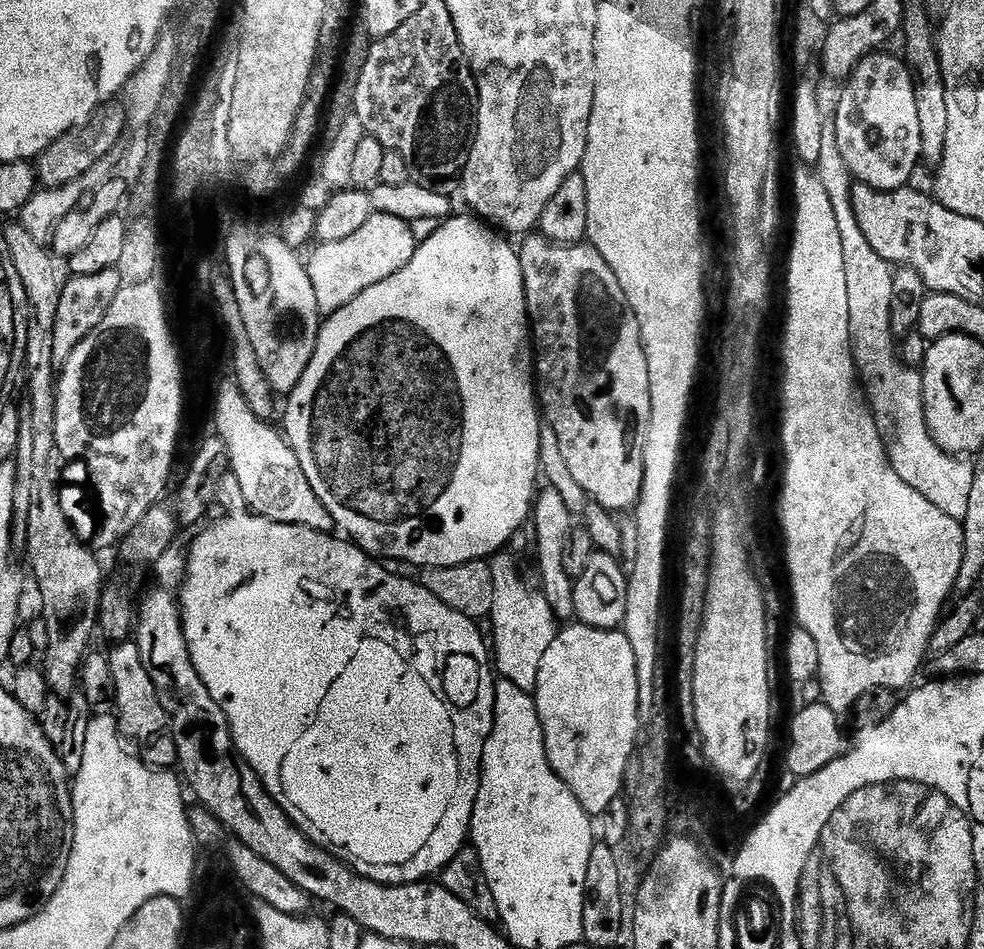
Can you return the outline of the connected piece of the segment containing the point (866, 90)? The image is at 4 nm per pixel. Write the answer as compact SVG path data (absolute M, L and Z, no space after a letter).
M888 50L870 52L857 62L856 68L843 84L840 101L836 104L834 131L838 150L842 150L848 171L859 183L869 184L878 191L894 191L905 187L916 172L916 164L921 163L922 154L922 129L918 127L918 109L914 103L914 86L908 65L899 55L891 56Z

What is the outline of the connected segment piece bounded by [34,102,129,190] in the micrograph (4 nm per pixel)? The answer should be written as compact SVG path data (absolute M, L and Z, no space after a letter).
M113 102L96 109L83 126L55 140L38 157L34 164L37 181L43 187L45 184L49 190L55 190L82 178L86 170L90 170L98 162L102 162L102 158L113 155L117 151L116 143L119 142L124 128L128 127L128 114L123 103Z

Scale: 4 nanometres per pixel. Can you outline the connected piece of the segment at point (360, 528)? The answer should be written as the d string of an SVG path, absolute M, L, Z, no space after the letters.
M453 214L453 215L451 215L451 216L449 216L449 217L448 217L448 219L447 219L447 220L445 220L445 221L443 221L443 223L441 223L441 224L440 224L440 225L439 225L439 226L436 226L436 227L433 227L433 228L436 228L436 229L434 229L434 230L433 230L433 232L432 232L432 233L430 233L430 234L429 234L429 236L428 236L428 237L426 237L426 238L425 238L425 240L424 240L424 237L423 237L423 239L421 239L421 240L420 240L420 241L419 241L419 243L417 243L417 245L416 245L416 253L415 253L415 254L414 254L414 258L410 258L410 262L406 262L406 266L402 266L402 270L398 270L398 274L390 274L390 278L386 278L386 279L385 279L385 280L383 280L383 281L382 281L382 282L378 282L378 283L377 283L377 284L375 284L375 285L374 285L374 286L370 286L370 290L362 290L362 294L358 294L358 298L354 298L354 302L350 302L350 303L349 303L349 304L347 304L347 305L346 305L346 306L342 306L342 310L338 310L338 311L337 311L337 312L335 312L335 314L334 314L334 315L333 315L333 316L329 316L329 317L327 317L327 319L325 319L325 320L324 320L324 321L323 321L323 323L321 323L321 326L320 326L320 333L319 333L319 334L318 334L318 346L314 346L314 358L310 358L310 366L306 366L306 372L305 372L305 373L304 373L304 374L302 374L302 378L298 378L298 386L294 386L294 390L293 390L293 391L292 391L292 392L289 392L289 393L287 393L287 396L286 396L286 400L288 400L288 405L286 405L286 406L285 406L285 408L284 408L284 428L283 428L283 427L282 427L282 432L283 432L283 435L284 435L284 436L285 436L285 437L286 437L286 439L287 439L287 441L288 441L288 444L289 444L289 446L291 446L291 448L292 448L292 449L293 449L293 450L294 450L294 454L295 454L295 455L296 455L296 457L297 457L297 458L298 458L298 462L299 462L299 463L300 463L300 465L301 465L301 466L302 466L302 474L306 474L306 482L310 482L310 490L314 490L314 494L315 494L315 495L316 495L316 497L317 497L317 498L318 498L318 502L322 502L322 506L326 506L326 510L327 510L327 511L328 511L328 512L329 512L329 514L331 514L331 516L332 516L332 522L333 522L333 525L335 525L335 527L336 527L336 528L337 528L337 529L339 529L339 528L341 528L341 530L342 530L342 531L344 531L344 532L341 532L341 533L343 533L343 535L344 535L344 536L345 536L345 537L347 537L347 539L349 539L349 540L351 540L351 541L352 541L352 543L354 543L354 544L356 544L356 545L358 545L358 546L359 546L359 548L360 548L360 549L362 549L362 550L363 550L363 552L367 552L367 553L368 553L368 555L369 555L369 556L371 556L371 557L373 557L373 558L379 558L379 559L380 559L380 560L381 560L381 561L384 561L384 562L389 562L389 561L388 561L388 560L401 560L401 562L402 562L402 563L404 563L404 564L417 564L417 566L418 566L418 567L417 567L417 569L420 569L420 570L423 570L423 569L425 569L425 568L445 568L445 567L446 567L446 566L458 566L458 565L459 565L459 564L465 564L465 563L466 563L466 562L474 562L474 561L475 561L475 560L488 560L488 559L489 559L489 558L491 558L491 557L493 557L493 556L495 556L495 555L497 555L497 553L499 553L499 552L500 552L500 551L501 551L501 550L504 550L504 549L507 549L507 548L504 548L504 547L506 547L506 546L507 546L507 544L508 544L508 539L510 539L510 538L511 538L511 536L512 536L512 535L514 535L514 534L515 534L515 532L516 532L516 531L518 531L518 530L519 530L519 528L520 528L520 527L522 527L522 526L523 526L523 524L526 524L526 521L527 521L527 520L528 520L528 519L529 519L529 516L530 516L530 513L531 513L531 511L532 511L532 509L533 509L533 501L534 501L534 500L535 500L535 499L536 499L536 497L537 497L537 493L538 493L538 485L537 485L537 486L536 486L536 476L537 476L537 480L538 480L538 473L539 473L539 472L540 472L540 430L541 430L541 427L542 427L542 416L541 416L541 413L540 413L540 412L539 412L539 411L538 411L538 393L537 393L537 391L536 391L536 385L535 385L535 383L534 383L534 345L533 345L533 343L532 343L532 337L531 337L531 335L530 335L530 321L529 321L529 318L528 318L528 303L527 303L527 302L526 302L526 294L525 294L525 293L524 293L524 279L523 279L523 278L522 278L522 266L521 266L521 265L520 265L520 253L519 253L519 251L517 251L517 249L516 249L516 248L515 248L515 247L513 247L513 248L511 248L511 246L510 246L510 245L508 245L508 244L507 244L507 242L506 242L506 241L504 241L504 240L507 240L507 239L505 239L505 237L504 237L504 236L503 236L503 235L501 235L501 233L500 233L500 232L499 232L499 231L496 231L496 230L493 230L493 229L492 229L492 228L491 228L491 227L489 227L489 225L488 225L488 224L487 224L487 223L484 223L484 222L481 222L481 221L480 221L480 220L479 220L479 219L477 219L477 217L476 217L476 216L475 216L475 215L472 215L472 214L467 214L467 215L468 215L468 216L459 216L459 214Z

